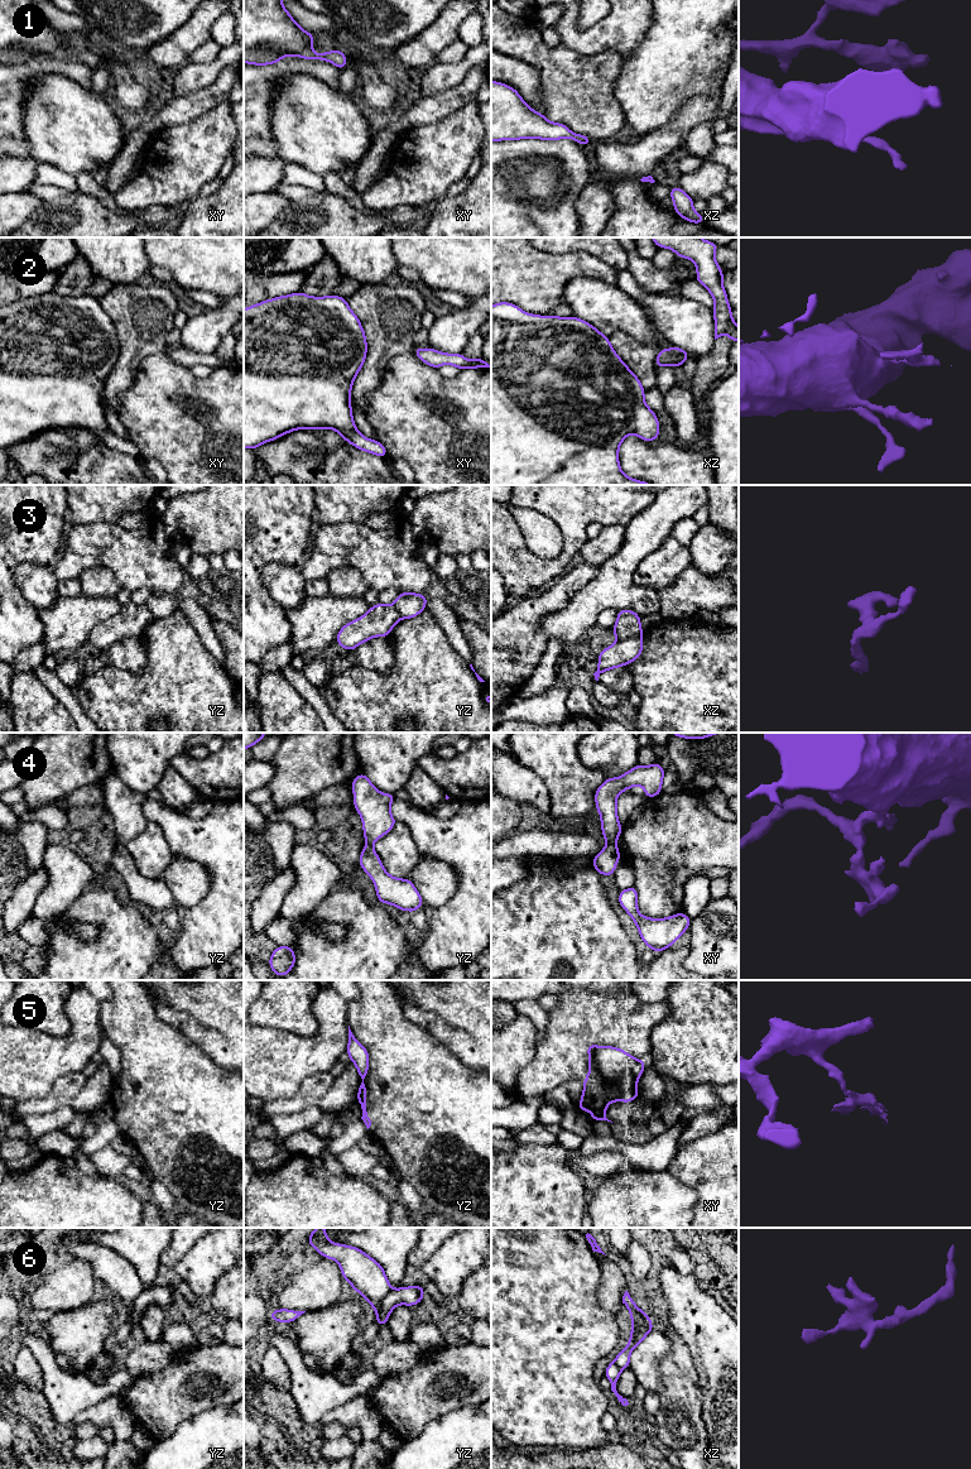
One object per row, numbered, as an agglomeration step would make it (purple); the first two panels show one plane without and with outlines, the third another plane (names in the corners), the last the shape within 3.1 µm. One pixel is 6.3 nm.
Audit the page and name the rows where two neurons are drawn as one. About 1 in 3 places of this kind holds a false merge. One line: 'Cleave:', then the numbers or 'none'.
Cleave: 3, 4, 5, 6

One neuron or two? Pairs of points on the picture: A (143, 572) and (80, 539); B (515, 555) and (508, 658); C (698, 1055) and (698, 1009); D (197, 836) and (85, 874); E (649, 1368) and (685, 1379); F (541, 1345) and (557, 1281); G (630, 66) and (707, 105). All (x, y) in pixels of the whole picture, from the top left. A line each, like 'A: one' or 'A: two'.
A: one
B: two
C: one
D: two
E: two
F: one
G: two

